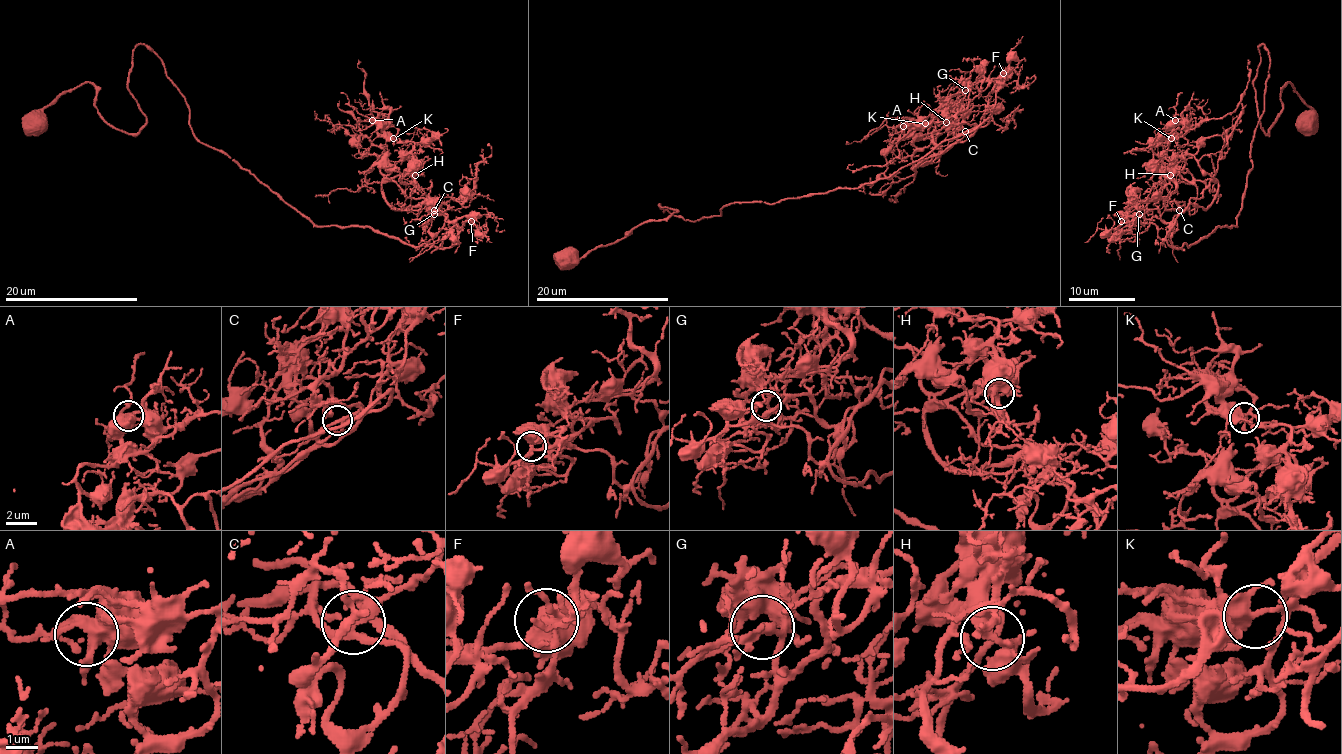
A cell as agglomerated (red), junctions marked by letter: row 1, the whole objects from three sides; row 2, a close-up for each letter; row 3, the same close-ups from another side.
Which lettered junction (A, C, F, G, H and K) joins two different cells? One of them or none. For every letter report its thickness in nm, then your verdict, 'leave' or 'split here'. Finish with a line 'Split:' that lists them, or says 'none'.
A: 400 nm thick; leave
C: 260 nm thick; leave
F: 360 nm thick; leave
G: 190 nm thick; leave
H: 320 nm thick; leave
K: 320 nm thick; leave
Split: none

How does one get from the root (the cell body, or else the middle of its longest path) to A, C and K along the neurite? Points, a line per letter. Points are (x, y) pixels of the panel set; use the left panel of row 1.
A: (35, 120), (90, 83), (135, 133), (143, 43), (203, 143), (317, 225), (418, 248), (413, 143), (372, 120)
C: (35, 120), (90, 83), (135, 133), (143, 43), (193, 133), (317, 225), (418, 248), (433, 210)
K: (35, 120), (90, 83), (135, 133), (143, 43), (203, 143), (317, 225), (418, 248), (433, 205), (393, 138)

